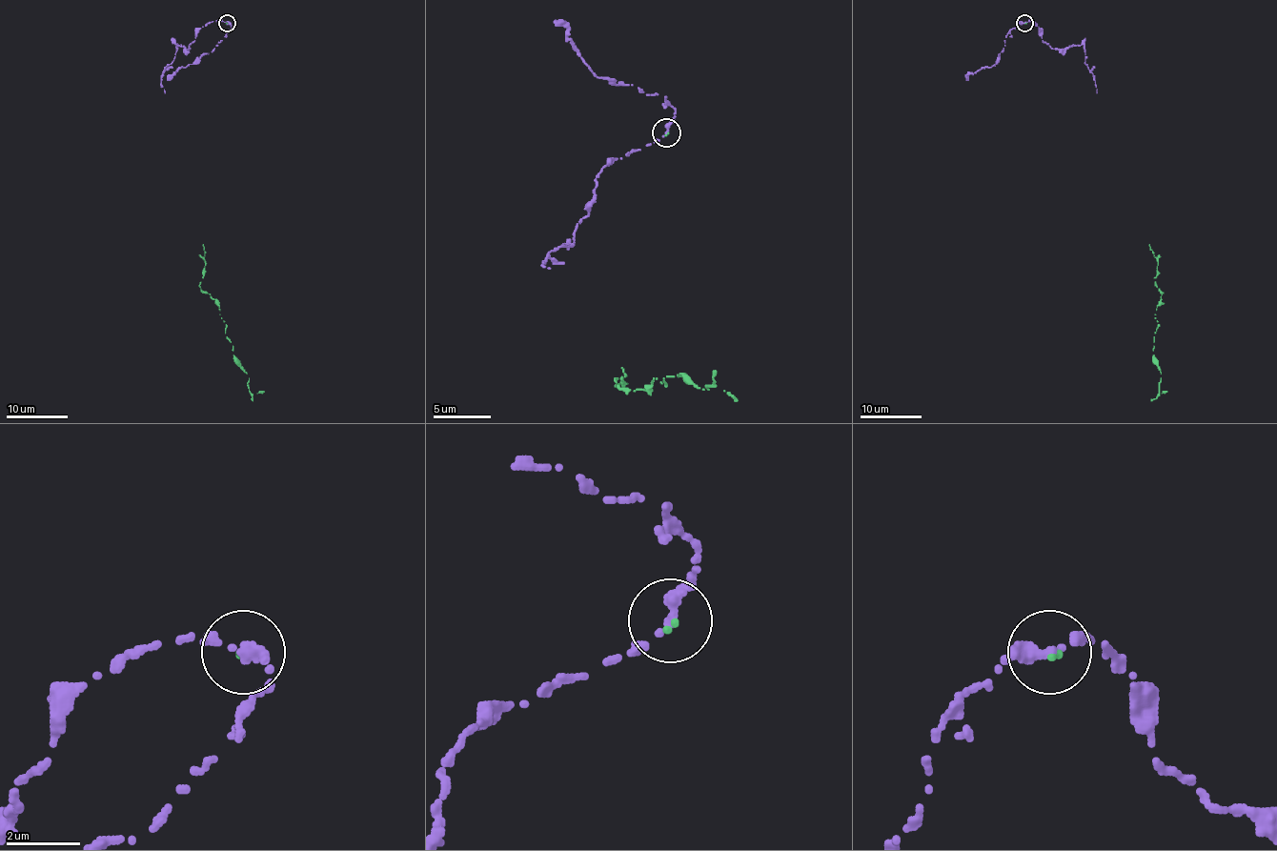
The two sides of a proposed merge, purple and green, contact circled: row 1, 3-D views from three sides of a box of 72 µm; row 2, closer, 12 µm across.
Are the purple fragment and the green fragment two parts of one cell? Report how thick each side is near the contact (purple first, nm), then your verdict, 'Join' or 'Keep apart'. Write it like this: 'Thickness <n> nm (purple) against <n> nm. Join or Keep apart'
Thickness 260 nm (purple) against 110 nm. Join

